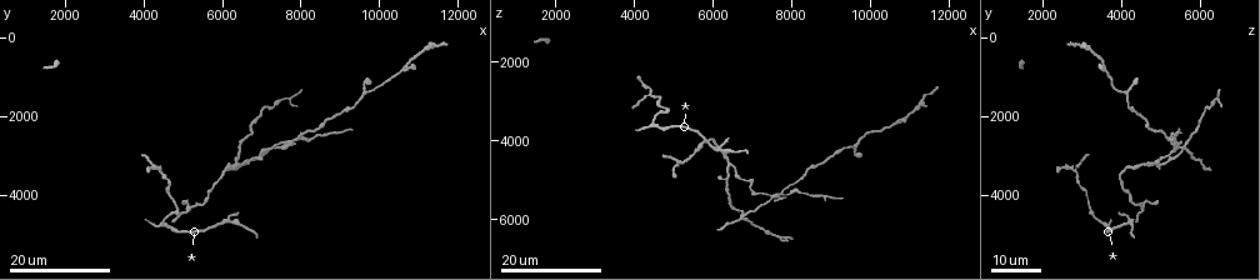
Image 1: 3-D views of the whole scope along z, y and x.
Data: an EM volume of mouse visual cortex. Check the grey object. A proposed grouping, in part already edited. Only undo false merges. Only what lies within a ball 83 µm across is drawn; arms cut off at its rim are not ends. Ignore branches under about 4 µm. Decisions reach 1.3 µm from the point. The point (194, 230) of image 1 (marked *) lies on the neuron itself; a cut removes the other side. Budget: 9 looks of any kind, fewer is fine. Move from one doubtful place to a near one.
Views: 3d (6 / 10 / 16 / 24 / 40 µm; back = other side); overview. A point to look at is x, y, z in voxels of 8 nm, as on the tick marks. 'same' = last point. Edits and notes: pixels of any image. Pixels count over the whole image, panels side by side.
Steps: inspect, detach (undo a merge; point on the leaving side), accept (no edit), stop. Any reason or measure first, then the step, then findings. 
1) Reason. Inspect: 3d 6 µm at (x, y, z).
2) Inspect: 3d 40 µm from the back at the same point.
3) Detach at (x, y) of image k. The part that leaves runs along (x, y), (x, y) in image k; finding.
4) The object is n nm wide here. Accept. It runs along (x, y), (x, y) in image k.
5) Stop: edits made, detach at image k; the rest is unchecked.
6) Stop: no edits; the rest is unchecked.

Branch point. Inspect: 3d 16 µm at (6400, 3200, 4650).

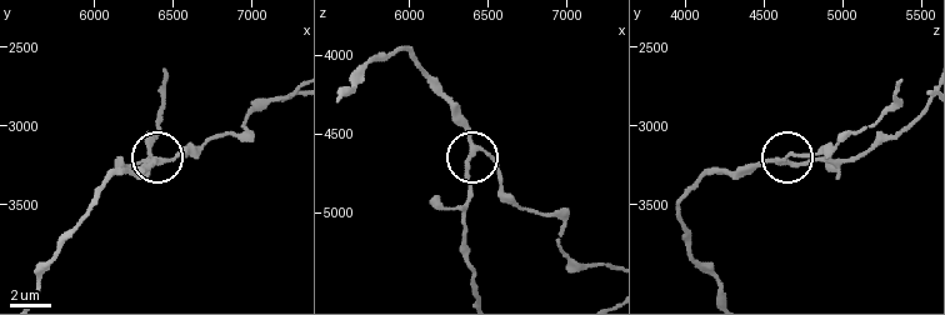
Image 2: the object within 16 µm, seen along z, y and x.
Inspect: 3d 10 µm at (6440, 3220, 4600).

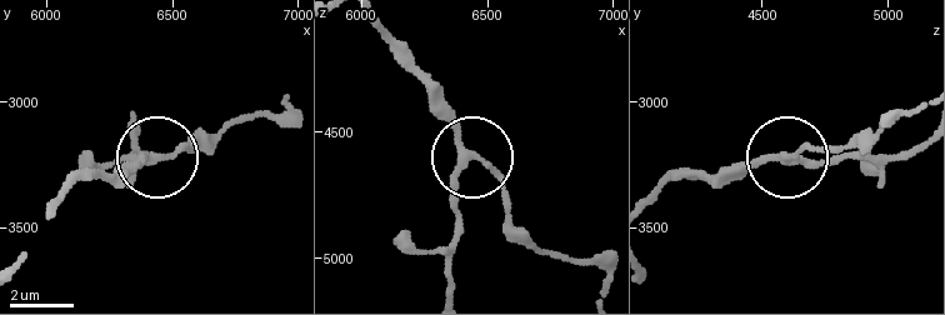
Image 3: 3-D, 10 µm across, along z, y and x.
The side arm is 32 µm long. Accept. Continuous, no second neuron.

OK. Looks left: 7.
Three-way junction. Inspect: 3d 24 µm at (6500, 2600, 5750).

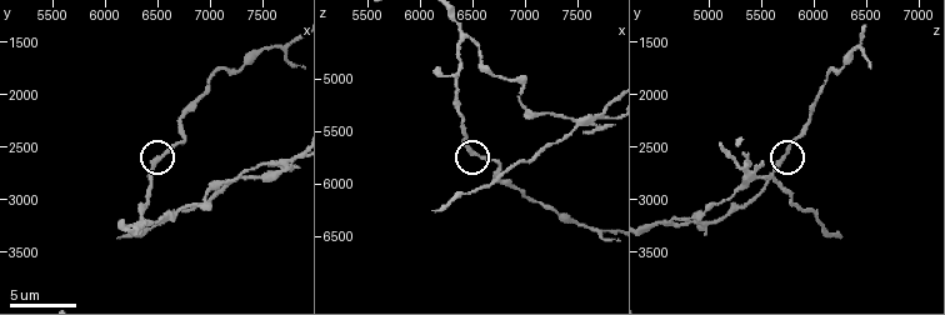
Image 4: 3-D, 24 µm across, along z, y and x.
Inspect: 3d 10 µm at (6560, 2620, 5740).

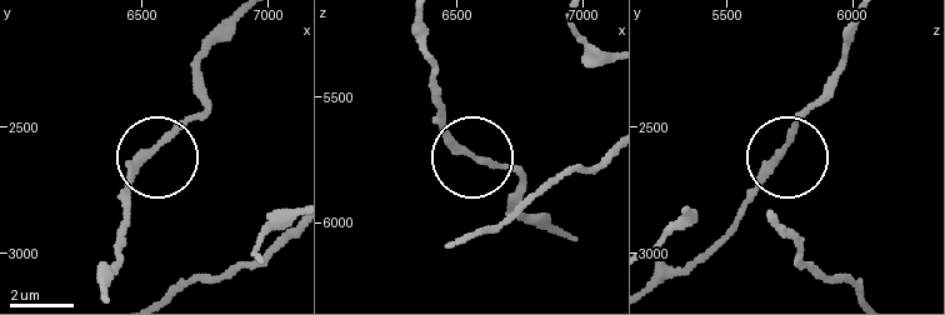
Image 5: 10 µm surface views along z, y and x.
Inspect: 3d 10 µm from the back at (6540, 2610, 5720).

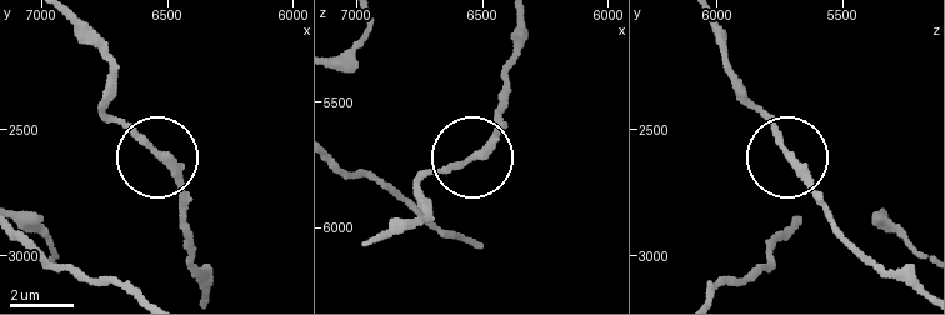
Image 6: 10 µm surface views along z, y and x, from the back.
3 arms meet here. Accept. Continuous, no second neuron.

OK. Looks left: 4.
Four or more arms meet. Inspect: 3d 16 µm at (7680, 2740, 5360).

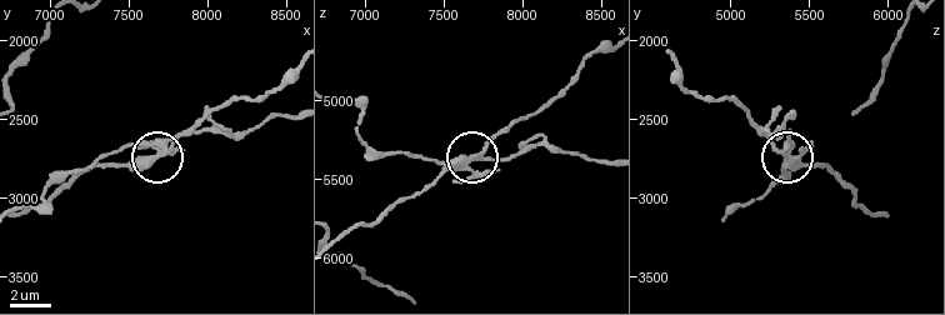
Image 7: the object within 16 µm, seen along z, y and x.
5 arms meet here. Detach at (138, 164) of image 7. The part that leaves runs along (166, 151), (216, 110), (246, 96), (266, 95), (293, 71) in image 7; a second neuron is stuck on.

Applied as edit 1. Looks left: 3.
Redraw. Inspect: overview.

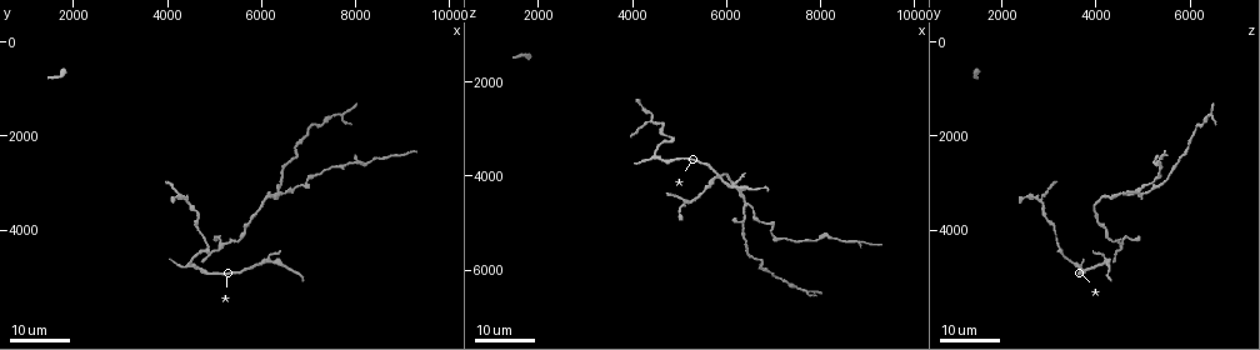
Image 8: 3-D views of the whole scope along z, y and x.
Sudden change in width. Inspect: 3d 24 µm at (7450, 1650, 6350).

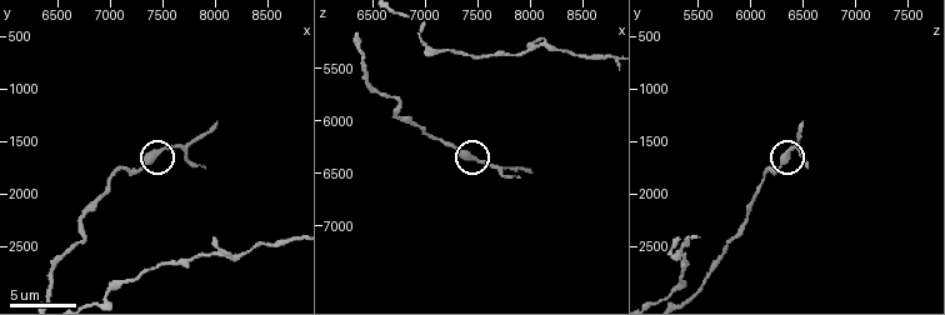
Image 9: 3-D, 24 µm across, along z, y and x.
Inspect: 3d 6 µm at (7460, 1600, 6360).

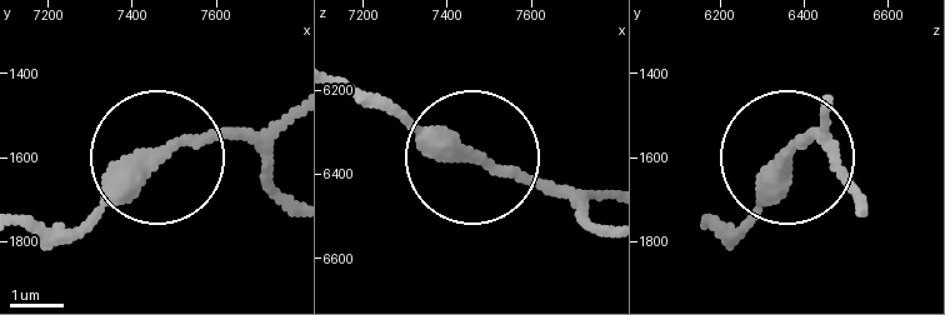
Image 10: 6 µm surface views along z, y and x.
The object is 320 nm wide here. Accept. It runs along (31, 224), (73, 228), (166, 148), (288, 120) in image 10; all the same neuron.

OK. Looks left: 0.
Stop: edits made, detach at image 7; the rest is unchecked.

